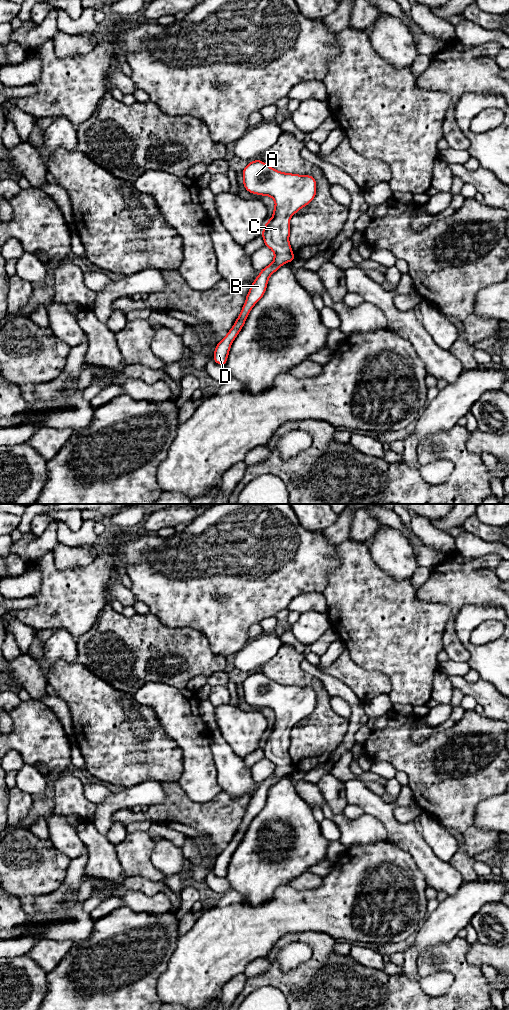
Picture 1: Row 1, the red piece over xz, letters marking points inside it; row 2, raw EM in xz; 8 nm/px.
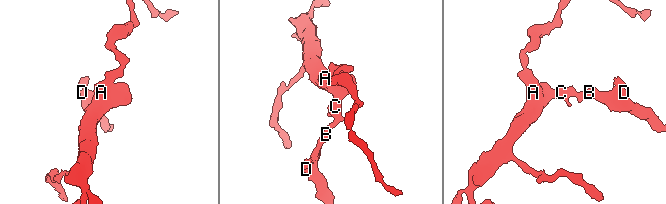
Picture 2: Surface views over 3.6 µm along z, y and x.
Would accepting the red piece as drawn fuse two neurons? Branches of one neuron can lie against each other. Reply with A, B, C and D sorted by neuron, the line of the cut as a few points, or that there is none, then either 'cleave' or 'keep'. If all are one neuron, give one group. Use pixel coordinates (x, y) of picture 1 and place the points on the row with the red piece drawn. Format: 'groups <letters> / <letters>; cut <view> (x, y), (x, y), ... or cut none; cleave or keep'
groups A B C D; cut none; keep

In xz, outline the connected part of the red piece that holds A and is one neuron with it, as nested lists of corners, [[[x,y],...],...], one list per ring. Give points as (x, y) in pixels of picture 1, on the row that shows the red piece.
[[[260,159],[248,163],[242,173],[243,185],[248,192],[270,196],[275,201],[273,216],[261,233],[264,245],[274,252],[274,260],[260,271],[251,284],[237,320],[227,335],[218,342],[214,350],[214,361],[219,365],[226,364],[231,344],[244,326],[251,309],[263,297],[269,277],[285,263],[294,260],[289,243],[290,218],[316,195],[316,180],[311,175],[283,173]]]

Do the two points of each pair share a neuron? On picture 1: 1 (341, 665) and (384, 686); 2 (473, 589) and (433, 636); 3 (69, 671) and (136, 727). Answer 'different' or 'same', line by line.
1: same
2: different
3: same

